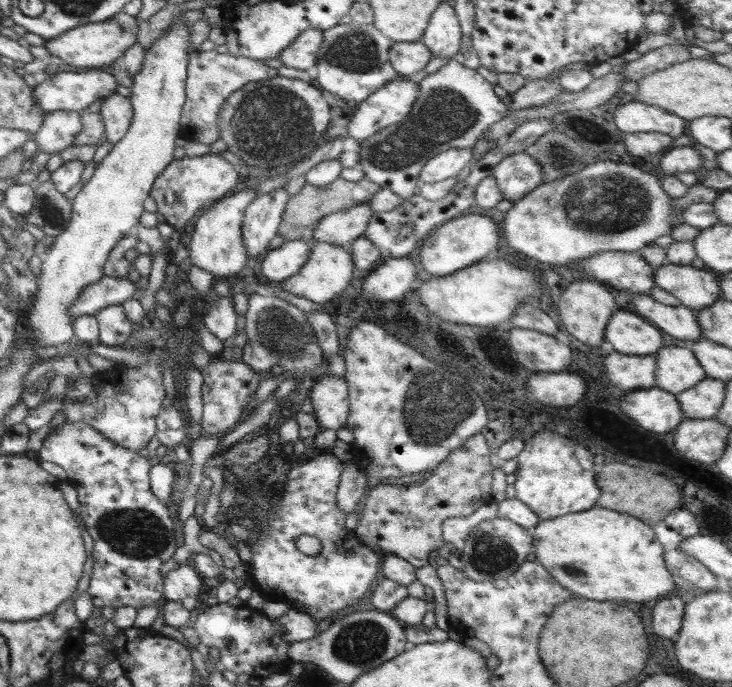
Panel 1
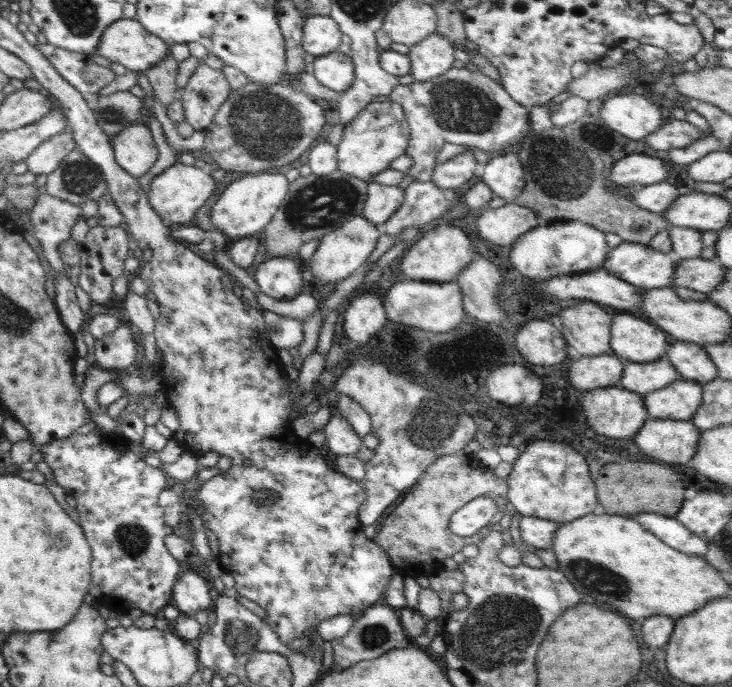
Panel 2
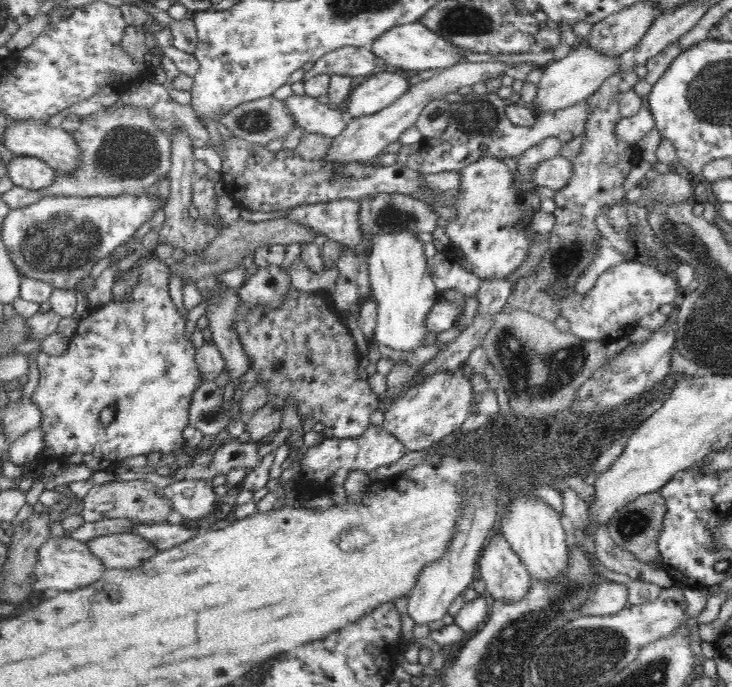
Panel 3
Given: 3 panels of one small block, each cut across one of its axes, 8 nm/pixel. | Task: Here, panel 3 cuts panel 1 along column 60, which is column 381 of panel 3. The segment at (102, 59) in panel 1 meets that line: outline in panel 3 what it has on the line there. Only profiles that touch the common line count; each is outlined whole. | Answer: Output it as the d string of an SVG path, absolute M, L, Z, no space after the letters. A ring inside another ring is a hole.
M419 20L413 23L394 26L389 31L382 33L370 47L377 58L381 58L387 65L394 68L406 70L408 74L426 70L439 72L464 62L461 61L461 48L450 44L444 38L438 36Z

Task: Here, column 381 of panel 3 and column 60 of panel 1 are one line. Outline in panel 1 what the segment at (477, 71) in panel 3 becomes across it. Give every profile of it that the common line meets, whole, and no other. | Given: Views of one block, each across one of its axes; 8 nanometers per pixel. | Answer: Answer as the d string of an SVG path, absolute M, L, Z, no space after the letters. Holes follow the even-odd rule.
M56 110L43 115L41 127L32 139L39 152L54 156L72 147L81 128L79 112Z

